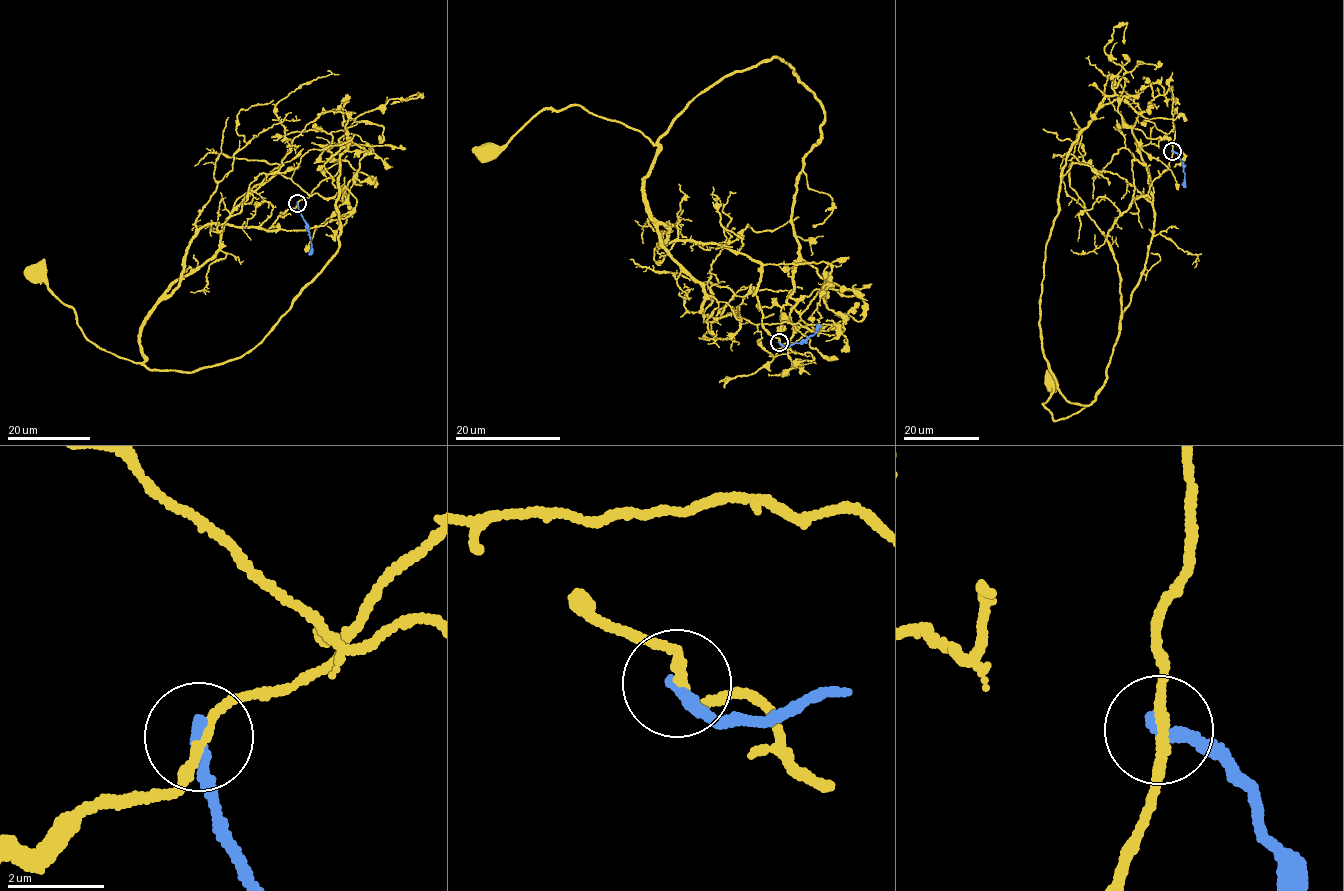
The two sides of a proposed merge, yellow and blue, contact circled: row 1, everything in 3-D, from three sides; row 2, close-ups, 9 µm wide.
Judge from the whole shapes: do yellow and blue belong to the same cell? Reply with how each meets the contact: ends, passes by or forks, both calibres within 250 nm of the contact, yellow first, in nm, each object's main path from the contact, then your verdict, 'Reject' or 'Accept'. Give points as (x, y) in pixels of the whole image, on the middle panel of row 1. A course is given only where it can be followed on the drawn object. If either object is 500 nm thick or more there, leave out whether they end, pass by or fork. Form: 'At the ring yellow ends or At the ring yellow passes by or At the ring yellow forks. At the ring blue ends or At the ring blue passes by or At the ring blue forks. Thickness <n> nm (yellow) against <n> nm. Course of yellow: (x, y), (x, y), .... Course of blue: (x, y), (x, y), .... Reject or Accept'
At the ring yellow passes by. At the ring blue ends. Thickness 190 nm (yellow) against 280 nm. Course of yellow: (778, 342), (758, 263), (662, 245), (671, 227), (645, 179), (660, 147), (636, 130), (546, 109), (489, 152). Course of blue: (778, 342), (785, 346), (799, 343), (814, 335), (818, 323). Reject

